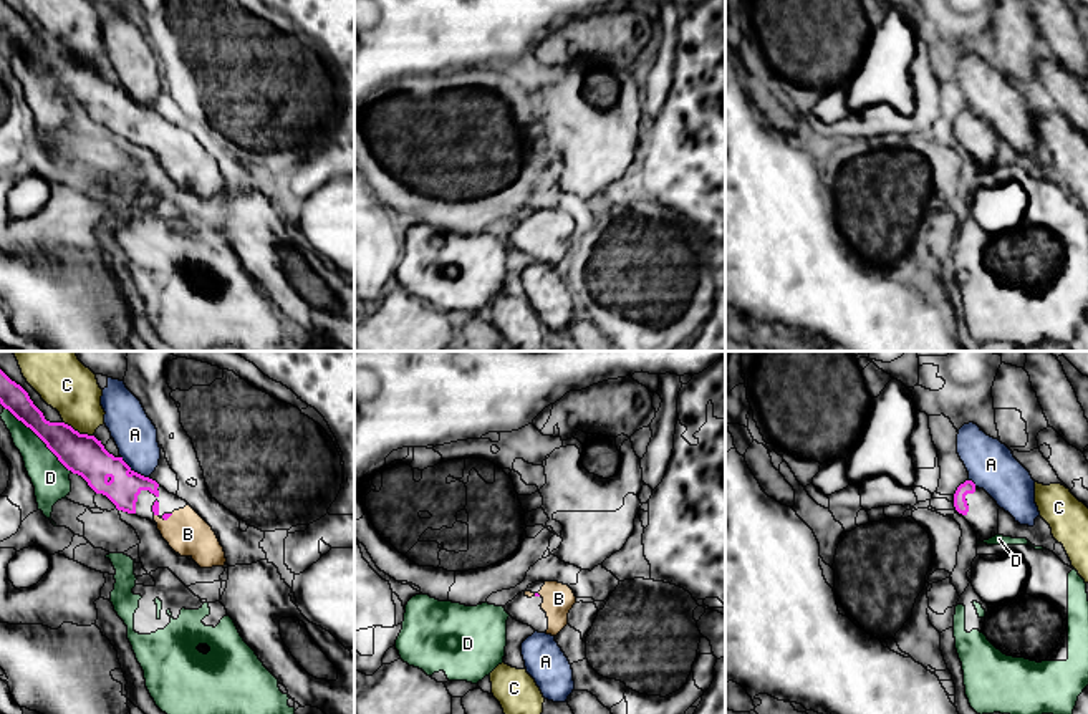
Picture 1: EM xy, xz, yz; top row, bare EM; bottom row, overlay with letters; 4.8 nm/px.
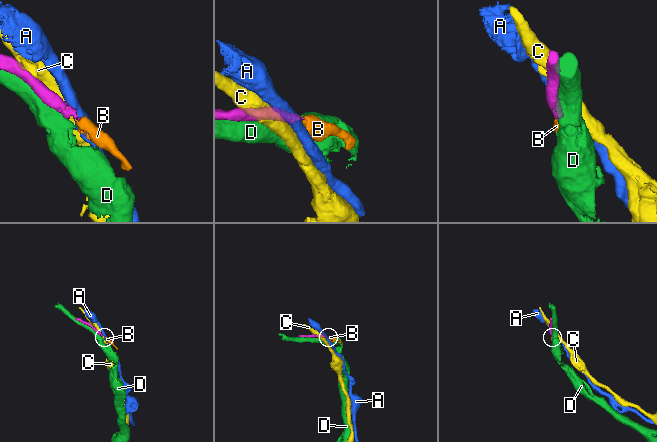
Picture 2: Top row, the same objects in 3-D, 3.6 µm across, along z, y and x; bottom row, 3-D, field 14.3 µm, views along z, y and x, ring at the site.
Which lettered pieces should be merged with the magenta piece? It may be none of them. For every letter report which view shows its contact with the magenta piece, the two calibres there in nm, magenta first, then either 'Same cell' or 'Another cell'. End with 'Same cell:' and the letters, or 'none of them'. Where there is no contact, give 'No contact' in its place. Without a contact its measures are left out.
A: Touches magenta in xy. Thickness 190 nm (magenta) against 200 nm. Another cell
B: Touches magenta in xy. Thickness 30 nm (magenta) against 220 nm. Same cell
C: Touches magenta in xy. Thickness 200 nm (magenta) against 240 nm. Another cell
D: Touches magenta in xy. Thickness 200 nm (magenta) against 180 nm. Another cell
Same cell: B

